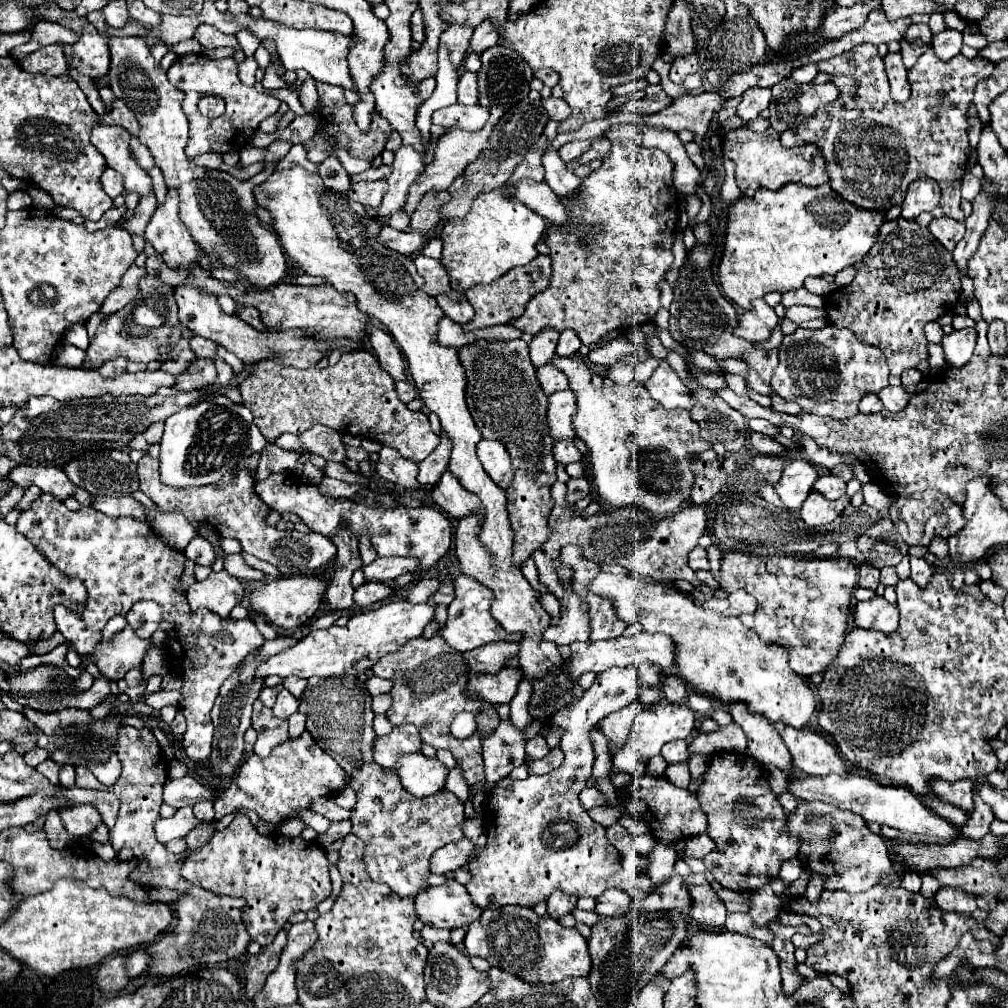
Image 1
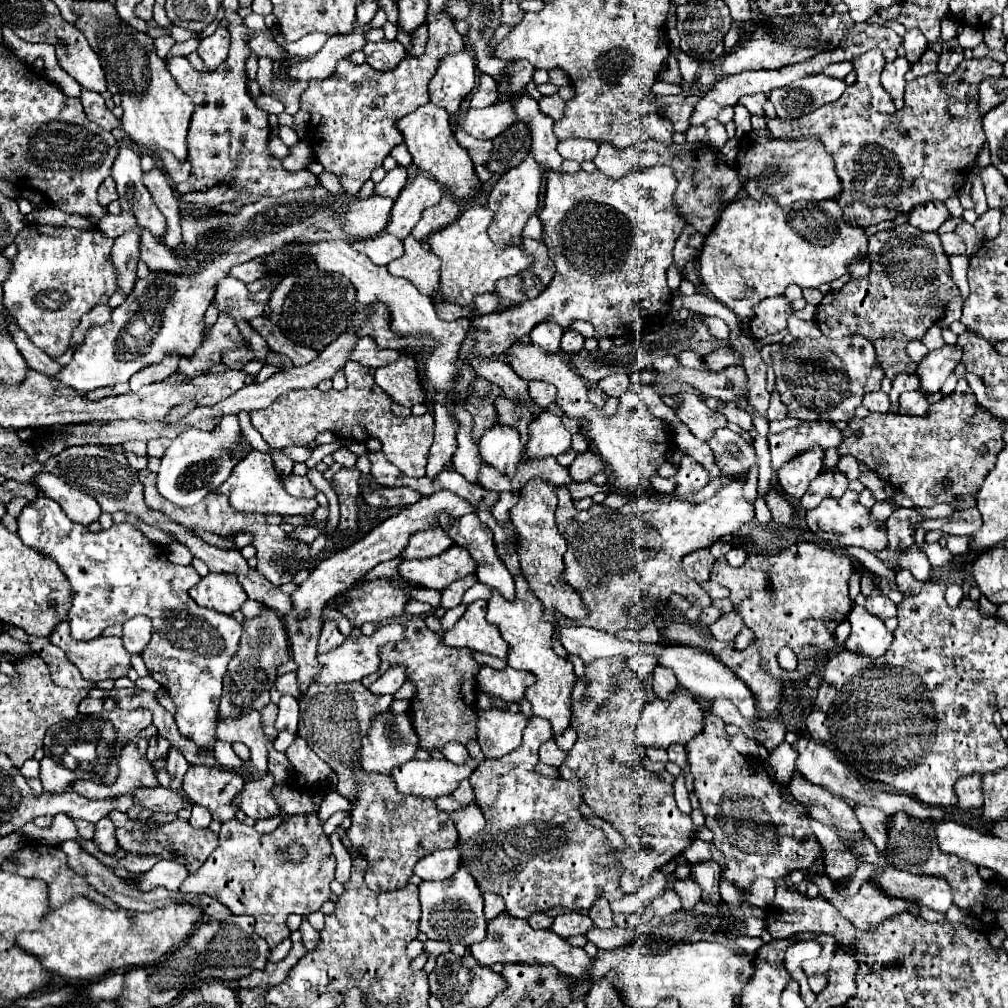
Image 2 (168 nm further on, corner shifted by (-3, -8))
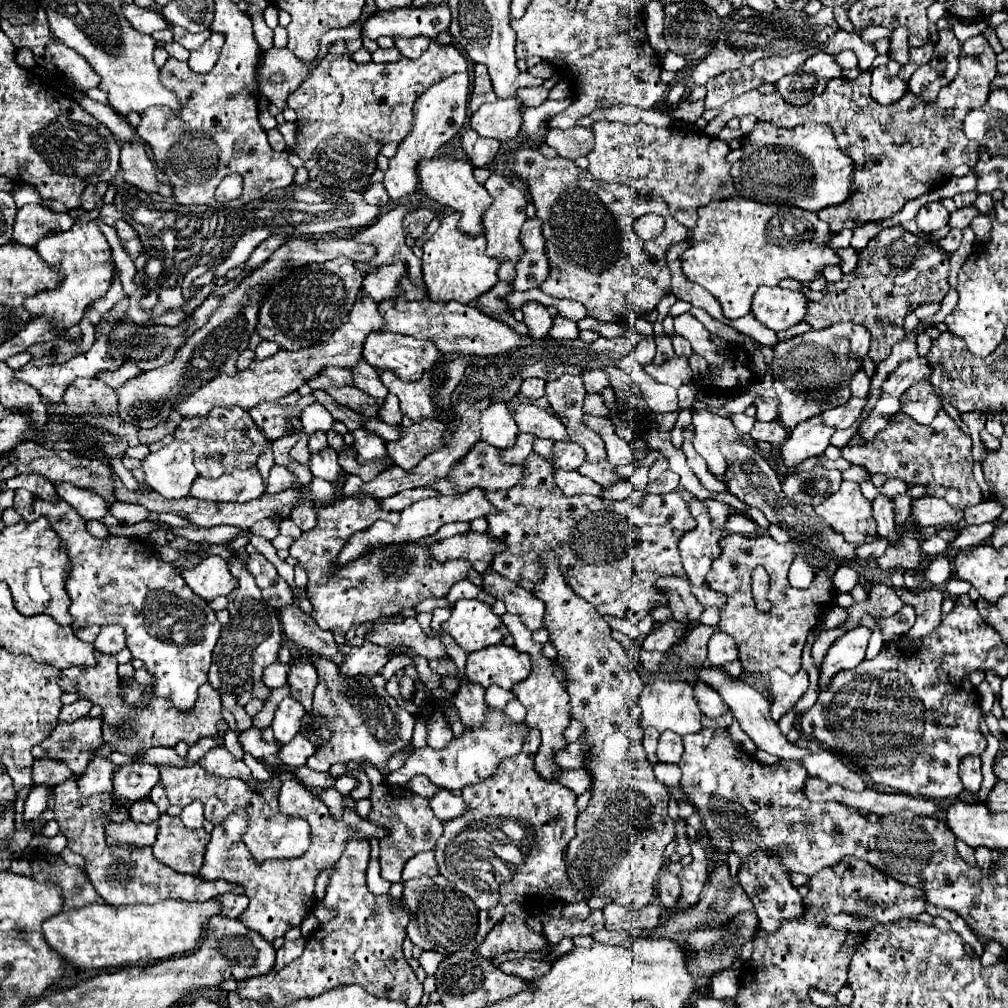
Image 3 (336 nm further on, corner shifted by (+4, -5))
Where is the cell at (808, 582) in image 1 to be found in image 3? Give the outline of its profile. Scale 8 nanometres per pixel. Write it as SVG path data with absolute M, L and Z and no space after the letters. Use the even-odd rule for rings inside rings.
M726 535L720 539L720 555L714 559L712 569L706 577L708 587L714 591L722 591L726 595L726 603L722 607L722 619L718 629L728 633L738 647L738 659L748 673L768 673L774 667L780 667L788 675L794 675L800 667L802 649L808 633L820 623L822 613L832 607L832 599L836 601L836 589L832 593L832 575L836 573L840 561L830 555L818 551L816 547L788 541L784 545L776 543L770 535L744 537L744 535ZM796 555L802 555L804 561L814 569L814 581L808 589L790 587L786 575ZM814 561L824 563L824 567L814 565ZM756 565L762 565L770 575L770 591L768 599L772 603L770 613L760 613L754 605L750 591L750 573Z

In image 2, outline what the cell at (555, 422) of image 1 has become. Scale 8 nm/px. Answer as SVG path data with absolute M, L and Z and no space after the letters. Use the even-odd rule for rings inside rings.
M545 410L537 420L531 422L531 428L527 430L527 456L529 458L545 458L545 456L559 456L569 450L571 446L571 434L565 430L559 416Z

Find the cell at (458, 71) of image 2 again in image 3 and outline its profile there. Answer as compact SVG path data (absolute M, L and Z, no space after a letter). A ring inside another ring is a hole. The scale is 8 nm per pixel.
M456 73L448 75L448 79L440 79L440 83L432 83L418 99L414 107L414 127L410 135L398 145L398 153L388 161L388 169L384 171L384 187L390 195L390 199L398 201L402 197L408 197L418 187L418 175L416 175L416 163L422 157L432 157L444 143L448 143L464 125L466 119L466 105L468 105L468 85L470 77L468 73Z

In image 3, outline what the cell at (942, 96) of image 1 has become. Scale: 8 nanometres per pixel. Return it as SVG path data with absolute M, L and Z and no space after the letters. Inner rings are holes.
M978 35L962 45L959 63L956 79L940 91L936 103L924 103L908 89L898 103L884 107L872 99L870 71L864 71L856 81L844 77L832 79L822 95L816 95L802 107L788 105L778 93L764 95L756 89L746 91L724 103L720 113L704 127L704 133L716 137L732 117L744 115L754 115L758 121L768 121L784 129L792 129L806 121L830 125L840 151L856 165L852 179L856 191L852 191L848 203L826 207L818 211L818 217L830 225L832 233L856 229L870 221L884 221L898 213L906 201L944 185L958 165L976 167L980 153L976 151L976 143L964 135L962 123L968 111L980 107L988 99L988 85L996 77L996 53L988 41Z

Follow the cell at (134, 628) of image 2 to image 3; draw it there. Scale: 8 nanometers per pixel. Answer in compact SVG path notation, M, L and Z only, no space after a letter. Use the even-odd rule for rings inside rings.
M104 625L100 635L94 641L96 649L102 653L112 653L116 655L120 649L126 647L126 635L124 635L124 627L120 625Z

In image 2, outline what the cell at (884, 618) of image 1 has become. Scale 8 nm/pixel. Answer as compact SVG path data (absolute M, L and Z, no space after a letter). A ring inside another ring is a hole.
M853 606L849 614L849 622L851 622L851 634L845 640L847 650L869 658L877 658L885 654L885 650L891 644L893 632L885 628L883 620L869 614L863 606Z

